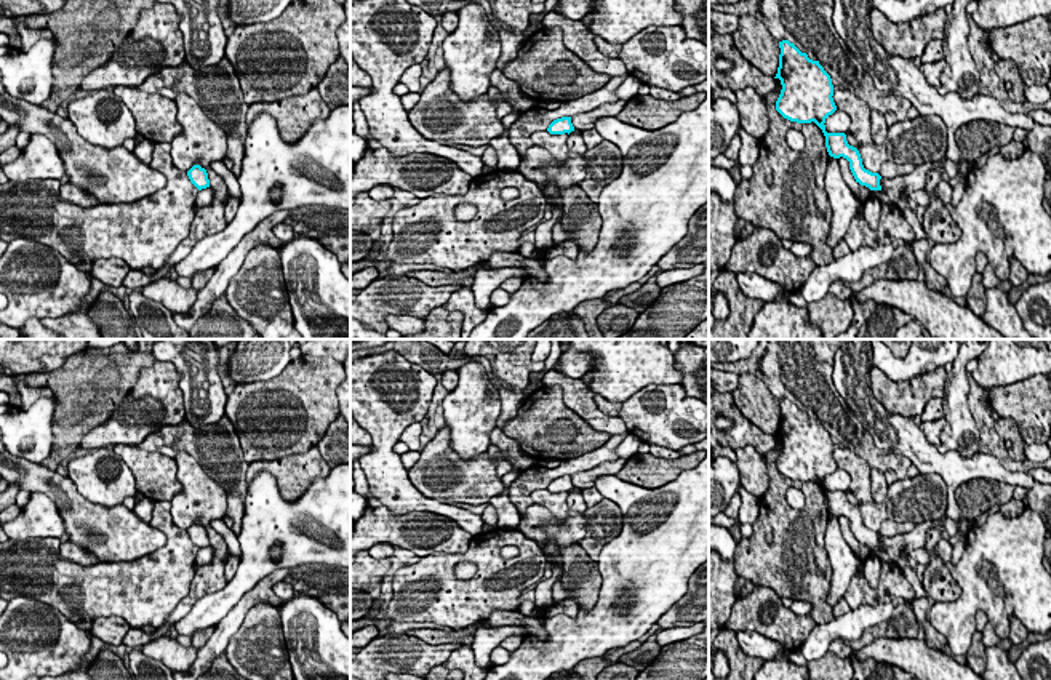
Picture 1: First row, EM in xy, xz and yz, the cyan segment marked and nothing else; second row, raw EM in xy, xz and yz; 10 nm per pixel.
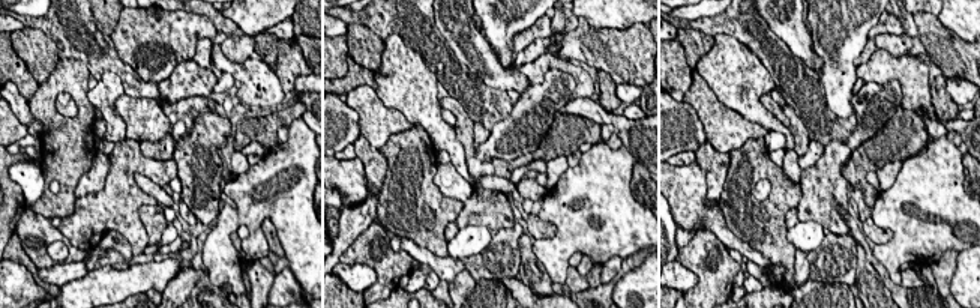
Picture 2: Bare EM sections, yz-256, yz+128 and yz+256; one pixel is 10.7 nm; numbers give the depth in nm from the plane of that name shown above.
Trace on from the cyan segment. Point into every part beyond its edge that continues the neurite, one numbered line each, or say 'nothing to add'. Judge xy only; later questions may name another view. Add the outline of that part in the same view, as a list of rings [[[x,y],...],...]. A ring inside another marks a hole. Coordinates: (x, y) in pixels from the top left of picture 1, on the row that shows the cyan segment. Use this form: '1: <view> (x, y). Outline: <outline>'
nothing to add

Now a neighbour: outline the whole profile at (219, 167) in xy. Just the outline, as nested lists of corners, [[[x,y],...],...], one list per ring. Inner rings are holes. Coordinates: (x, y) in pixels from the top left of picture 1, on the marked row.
[[[224,160],[211,162],[211,168],[224,179],[227,186],[227,192],[230,197],[237,197],[242,200],[242,189],[238,178],[235,178],[226,166]]]

